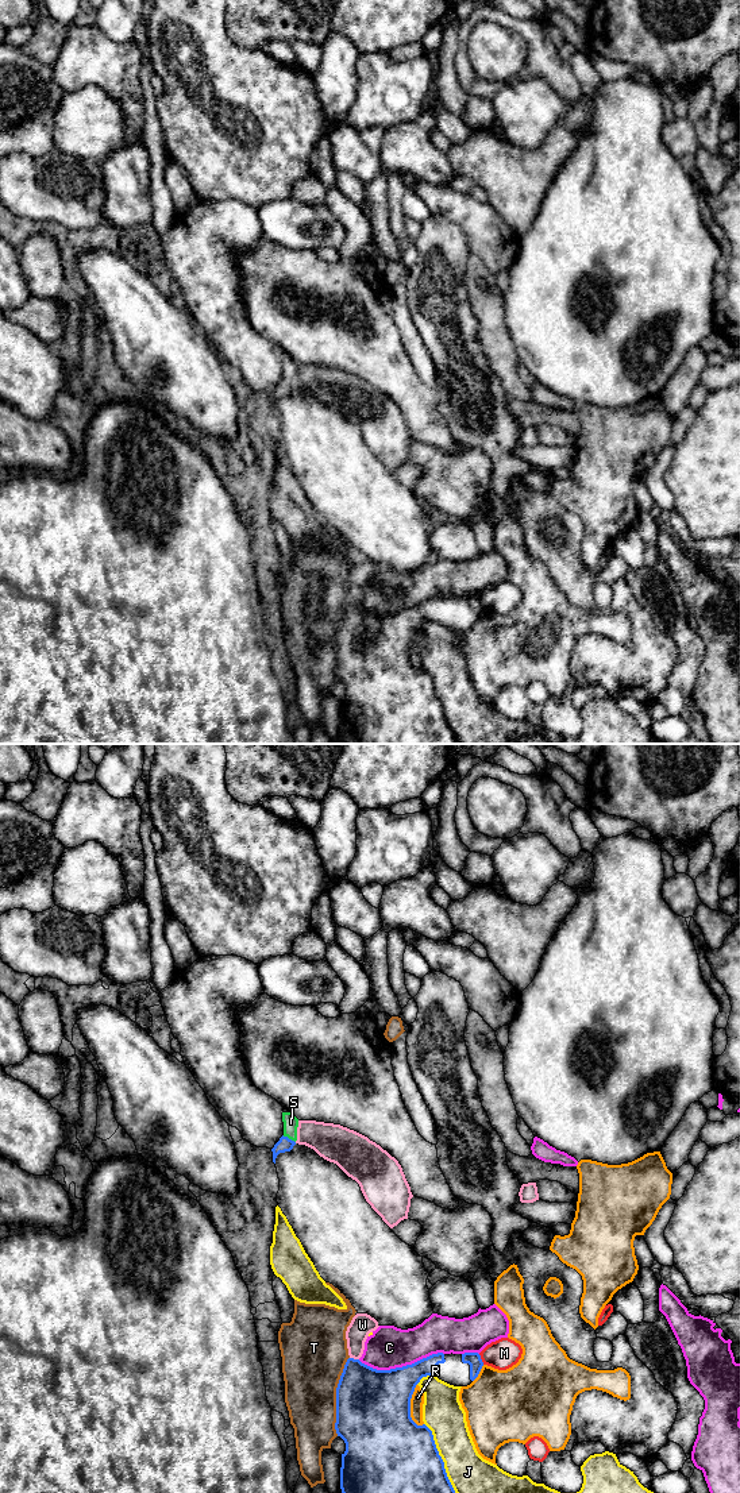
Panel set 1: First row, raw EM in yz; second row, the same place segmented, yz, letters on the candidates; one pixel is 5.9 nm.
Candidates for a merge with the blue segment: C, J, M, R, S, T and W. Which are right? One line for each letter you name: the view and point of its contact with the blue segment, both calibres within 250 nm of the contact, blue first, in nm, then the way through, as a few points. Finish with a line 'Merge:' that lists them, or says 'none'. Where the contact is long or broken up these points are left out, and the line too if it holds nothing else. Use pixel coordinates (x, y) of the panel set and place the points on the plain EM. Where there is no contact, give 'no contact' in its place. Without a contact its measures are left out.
S: yz (288, 382) | 80/90 nm | across yz (284, 389), (288, 382), (291, 367)
Merge: S

